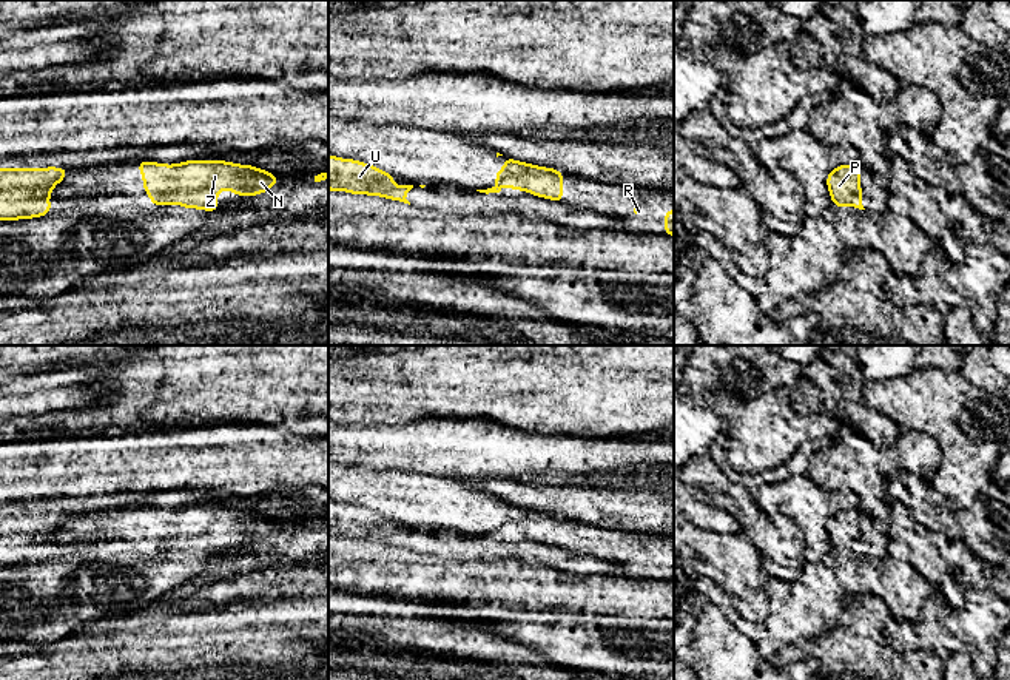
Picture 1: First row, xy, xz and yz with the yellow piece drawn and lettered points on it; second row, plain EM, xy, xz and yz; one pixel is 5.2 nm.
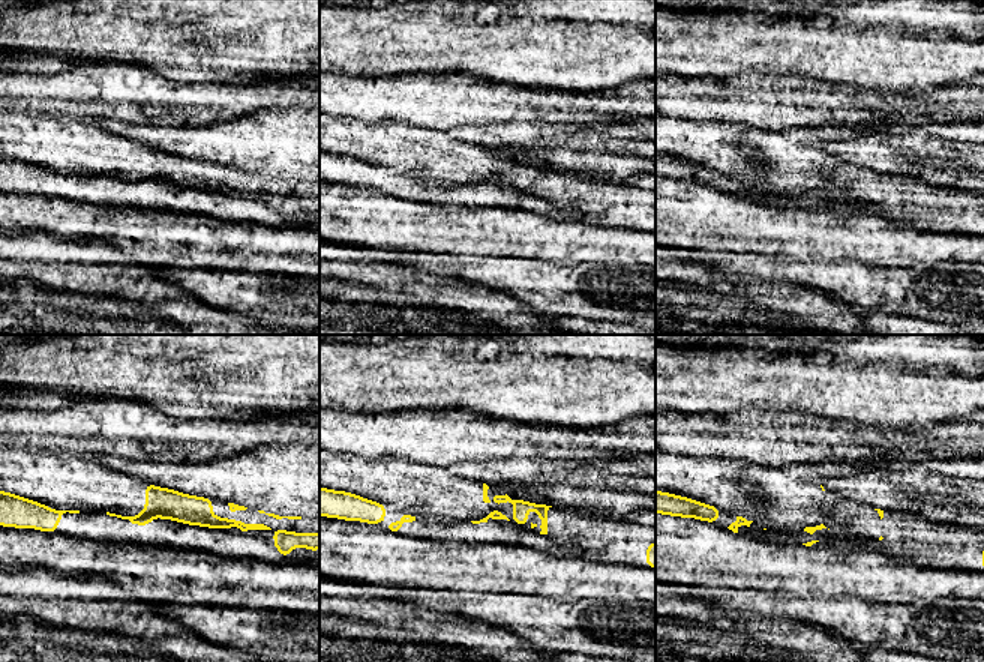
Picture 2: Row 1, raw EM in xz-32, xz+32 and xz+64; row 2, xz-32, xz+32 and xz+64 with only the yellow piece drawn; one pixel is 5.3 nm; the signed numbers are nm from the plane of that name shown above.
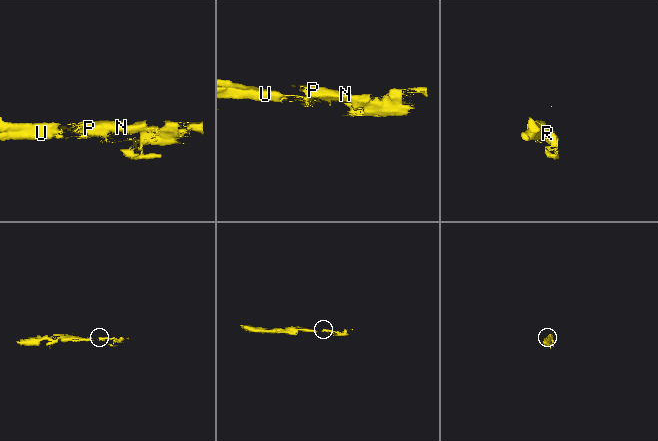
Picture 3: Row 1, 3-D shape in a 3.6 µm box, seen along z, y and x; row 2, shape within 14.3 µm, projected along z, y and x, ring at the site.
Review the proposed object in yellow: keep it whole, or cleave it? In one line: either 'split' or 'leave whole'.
split

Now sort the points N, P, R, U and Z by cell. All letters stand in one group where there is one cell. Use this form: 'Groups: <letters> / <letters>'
Groups: N P R Z / U

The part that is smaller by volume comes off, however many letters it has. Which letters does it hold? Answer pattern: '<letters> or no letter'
N, P, R, Z

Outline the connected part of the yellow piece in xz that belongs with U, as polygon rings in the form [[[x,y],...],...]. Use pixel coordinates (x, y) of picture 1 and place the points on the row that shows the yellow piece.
[[[328,154],[328,190],[352,194],[381,196],[404,204],[413,185],[396,187],[393,176],[373,165]]]

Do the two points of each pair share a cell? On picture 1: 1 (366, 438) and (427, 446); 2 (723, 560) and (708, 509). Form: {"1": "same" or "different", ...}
{"1": "same", "2": "different"}

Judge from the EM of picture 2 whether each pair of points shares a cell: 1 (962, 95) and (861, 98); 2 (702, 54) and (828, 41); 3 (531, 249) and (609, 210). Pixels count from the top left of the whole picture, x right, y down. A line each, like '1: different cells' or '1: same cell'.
1: same cell
2: same cell
3: different cells

